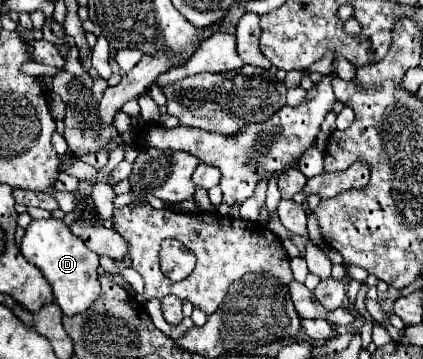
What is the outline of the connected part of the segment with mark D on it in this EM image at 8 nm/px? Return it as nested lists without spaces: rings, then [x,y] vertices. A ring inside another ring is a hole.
[[[46,219],[46,221],[32,221],[26,229],[26,235],[20,245],[22,255],[36,265],[46,281],[50,283],[54,291],[54,299],[60,305],[64,315],[78,315],[94,303],[100,295],[100,283],[98,283],[98,255],[90,251],[82,239],[78,239],[70,227],[66,227],[58,219]]]

